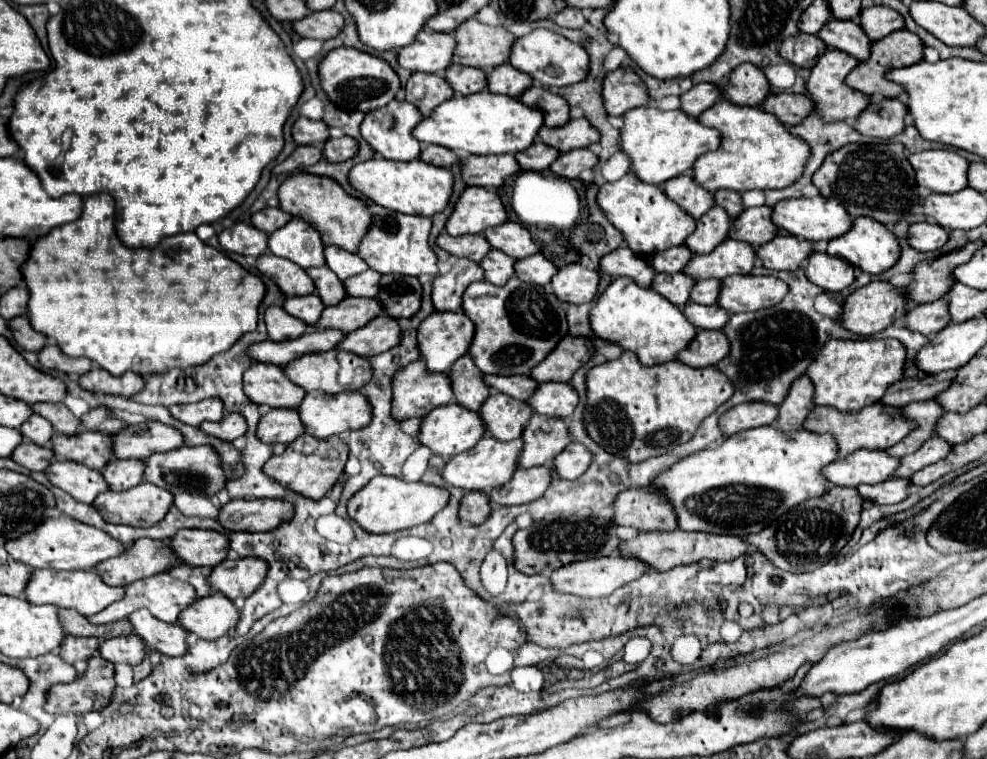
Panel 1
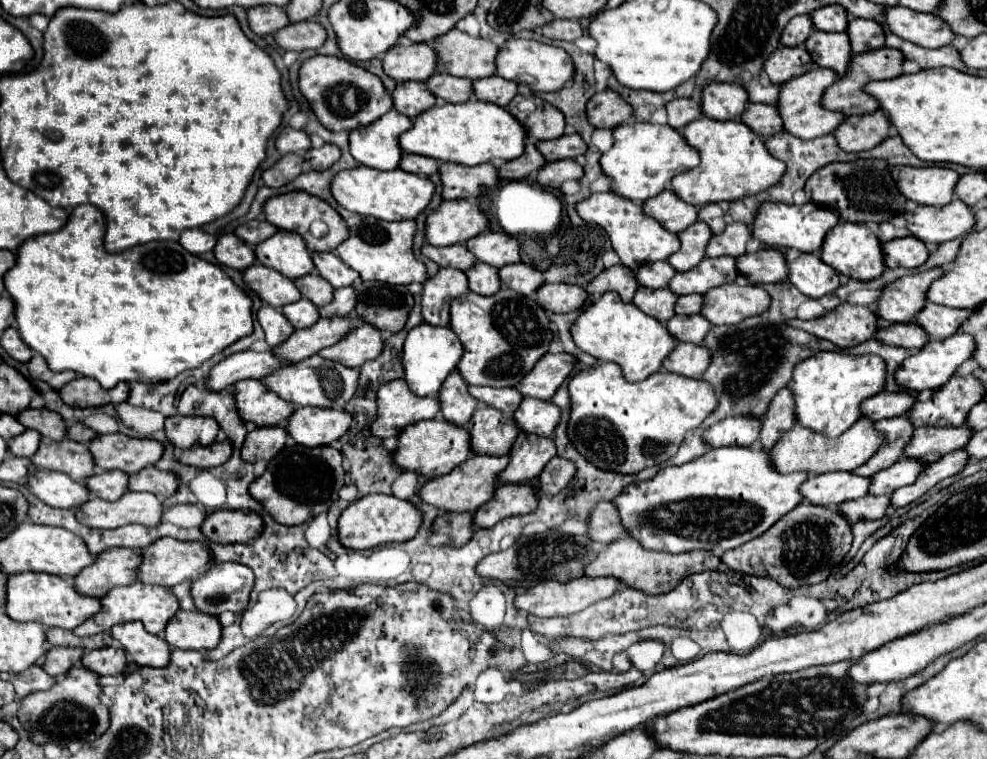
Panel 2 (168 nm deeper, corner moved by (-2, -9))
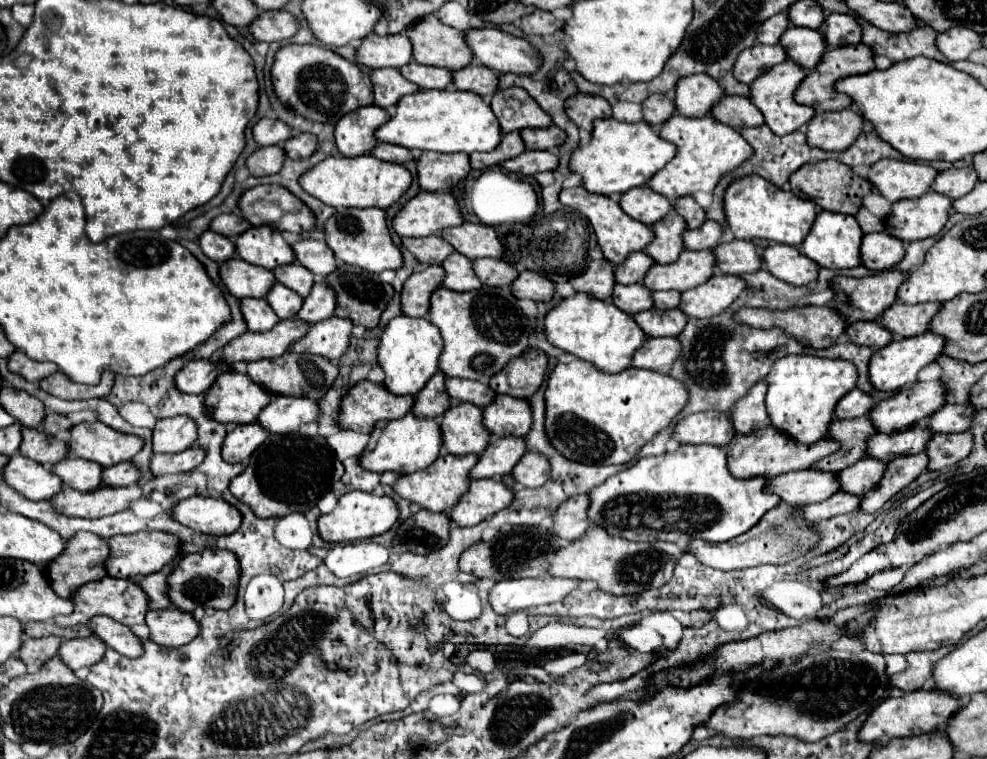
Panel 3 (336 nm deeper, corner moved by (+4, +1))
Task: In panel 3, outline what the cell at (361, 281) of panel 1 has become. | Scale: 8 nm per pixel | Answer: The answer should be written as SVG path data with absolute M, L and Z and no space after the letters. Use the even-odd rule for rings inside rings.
M315 282L311 288L311 294L303 300L303 308L299 310L297 318L305 322L317 322L317 320L327 320L335 314L335 290L331 284Z

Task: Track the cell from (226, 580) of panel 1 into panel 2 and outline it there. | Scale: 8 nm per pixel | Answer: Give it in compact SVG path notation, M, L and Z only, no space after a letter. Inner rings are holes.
M237 562L211 564L203 578L191 582L191 598L195 608L205 614L219 616L225 610L239 614L249 602L253 588L253 572Z

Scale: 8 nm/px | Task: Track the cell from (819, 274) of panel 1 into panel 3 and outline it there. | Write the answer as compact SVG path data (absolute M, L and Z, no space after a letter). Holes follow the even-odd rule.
M771 244L763 252L763 262L775 278L795 286L815 284L819 276L819 266L789 244Z

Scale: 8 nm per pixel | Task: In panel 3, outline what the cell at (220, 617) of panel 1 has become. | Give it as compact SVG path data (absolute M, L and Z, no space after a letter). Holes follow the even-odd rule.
M175 606L165 610L151 610L147 614L147 626L151 630L151 640L173 648L191 642L199 636L201 630L193 612L185 612Z

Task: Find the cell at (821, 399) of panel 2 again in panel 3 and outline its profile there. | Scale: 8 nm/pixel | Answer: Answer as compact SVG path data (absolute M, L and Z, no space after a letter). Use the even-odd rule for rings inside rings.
M789 354L777 360L765 378L769 384L767 390L767 412L771 426L781 428L793 440L803 444L813 444L823 440L829 432L831 422L835 420L837 402L857 384L857 366L849 360L821 358L813 354Z

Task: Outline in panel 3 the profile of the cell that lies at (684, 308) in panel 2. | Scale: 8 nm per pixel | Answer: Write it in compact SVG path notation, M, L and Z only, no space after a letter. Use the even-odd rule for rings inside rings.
M677 290L653 292L653 302L655 302L655 308L661 308L661 310L677 308L679 302L681 302L681 292L677 292Z

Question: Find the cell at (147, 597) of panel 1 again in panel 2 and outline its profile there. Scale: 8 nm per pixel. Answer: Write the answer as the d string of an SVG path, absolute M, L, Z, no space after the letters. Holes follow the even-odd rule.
M135 582L133 586L117 586L115 590L109 590L109 594L105 594L105 598L101 598L101 610L97 614L93 614L93 618L89 618L81 626L77 626L73 630L73 634L93 636L93 634L99 634L99 632L107 632L115 624L131 622L131 620L143 622L145 630L151 632L151 634L161 634L165 630L169 618L173 618L173 614L177 610L179 610L179 602L169 592L169 588L149 586L149 584L143 584L143 582Z

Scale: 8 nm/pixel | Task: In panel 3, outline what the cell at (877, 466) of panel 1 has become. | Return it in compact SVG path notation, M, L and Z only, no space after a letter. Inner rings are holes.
M807 468L771 478L769 490L779 494L781 500L787 504L805 506L819 500L827 500L827 496L841 490L841 484L835 472Z

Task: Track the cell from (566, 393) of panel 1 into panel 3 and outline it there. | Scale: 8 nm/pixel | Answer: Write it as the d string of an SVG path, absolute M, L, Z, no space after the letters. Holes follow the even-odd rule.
M497 396L495 402L483 408L483 424L497 436L525 436L533 424L531 404L525 398Z

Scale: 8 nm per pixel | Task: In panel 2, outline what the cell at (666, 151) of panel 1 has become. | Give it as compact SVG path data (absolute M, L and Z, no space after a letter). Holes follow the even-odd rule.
M625 122L613 130L613 138L613 148L603 152L599 164L603 174L611 178L611 192L633 202L645 202L647 198L657 196L665 190L673 176L691 170L699 162L697 150L667 124L657 126L649 122Z

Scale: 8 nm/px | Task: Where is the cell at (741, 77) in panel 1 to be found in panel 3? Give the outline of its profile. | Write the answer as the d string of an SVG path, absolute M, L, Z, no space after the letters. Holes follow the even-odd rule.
M695 74L679 80L675 92L675 106L679 114L689 118L711 114L713 106L725 96L723 88L707 74Z

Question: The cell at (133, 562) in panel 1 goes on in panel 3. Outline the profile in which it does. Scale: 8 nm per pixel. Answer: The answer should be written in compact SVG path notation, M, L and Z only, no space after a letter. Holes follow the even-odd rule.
M79 532L71 538L71 542L67 542L67 552L63 552L63 556L59 556L59 560L51 562L47 566L47 578L51 580L51 588L55 588L55 592L59 592L59 596L63 598L73 598L75 590L87 582L93 580L101 580L107 576L107 558L109 558L111 550L105 538L95 536L91 532Z

